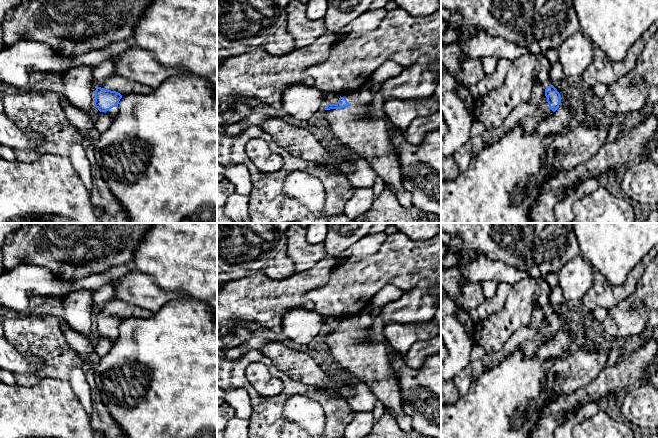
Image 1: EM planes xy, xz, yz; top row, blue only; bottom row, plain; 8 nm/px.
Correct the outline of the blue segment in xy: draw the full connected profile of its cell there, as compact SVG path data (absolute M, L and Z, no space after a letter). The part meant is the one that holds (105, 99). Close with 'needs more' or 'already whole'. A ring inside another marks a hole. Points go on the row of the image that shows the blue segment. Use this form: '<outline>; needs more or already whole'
M111 76L105 79L95 90L94 106L107 113L112 119L118 112L118 104L123 95L128 93L148 94L154 89L122 76Z; needs more

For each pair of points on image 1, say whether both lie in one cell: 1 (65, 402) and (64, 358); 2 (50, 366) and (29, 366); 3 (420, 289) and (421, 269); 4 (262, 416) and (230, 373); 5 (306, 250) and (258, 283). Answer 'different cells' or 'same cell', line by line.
1: different cells
2: different cells
3: different cells
4: same cell
5: different cells

